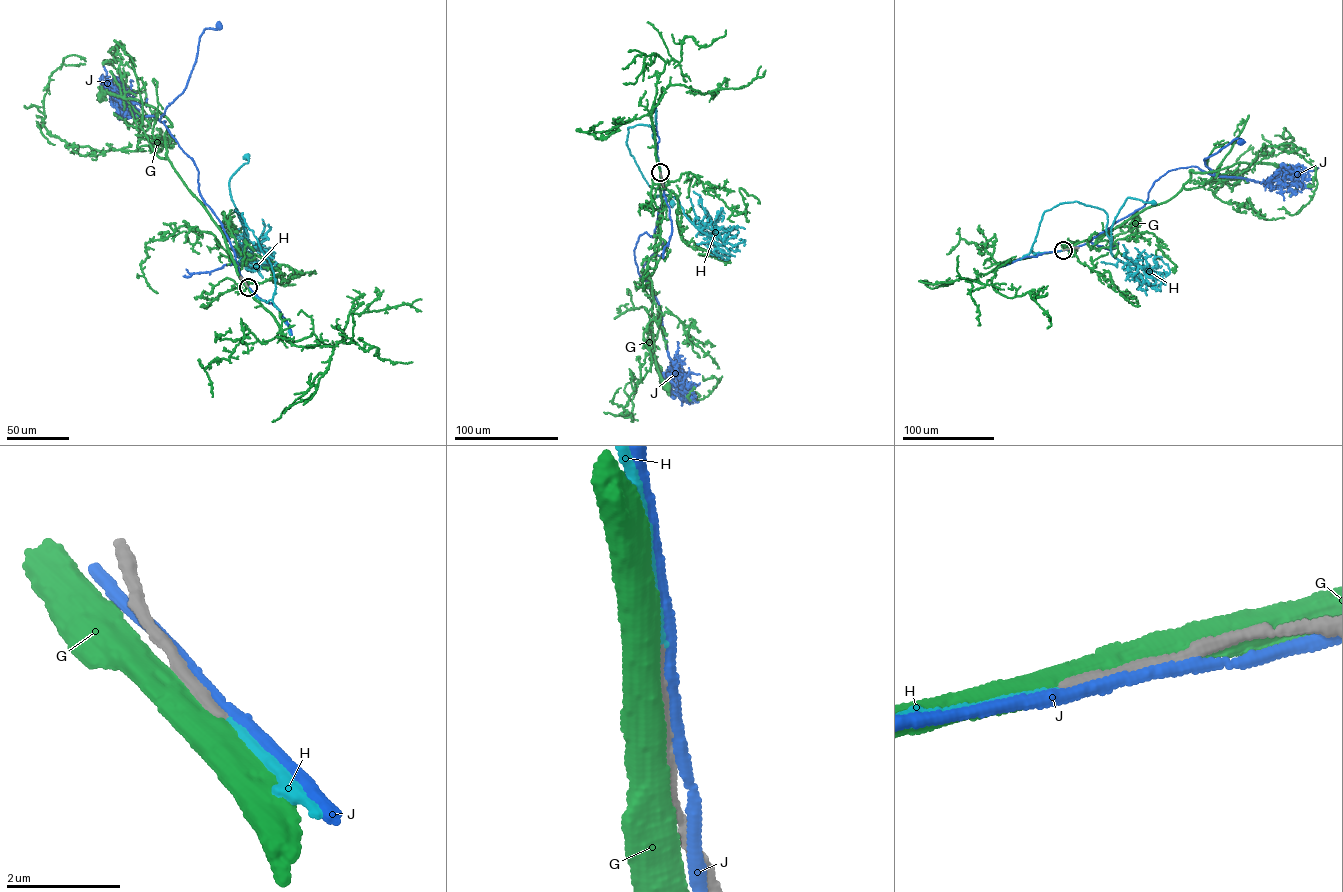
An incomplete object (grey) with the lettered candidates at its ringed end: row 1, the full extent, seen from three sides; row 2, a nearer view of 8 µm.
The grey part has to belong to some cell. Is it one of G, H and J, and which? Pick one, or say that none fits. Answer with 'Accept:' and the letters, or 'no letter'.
Accept: H

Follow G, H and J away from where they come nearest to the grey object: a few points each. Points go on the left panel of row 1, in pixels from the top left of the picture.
G: (247, 286), (222, 233), (167, 157), (165, 133), (172, 126), (167, 119), (135, 98), (106, 91), (101, 95)
H: (248, 287), (267, 302), (276, 286), (269, 260), (235, 209), (246, 240), (229, 191), (247, 157)
J: (247, 286), (221, 222), (200, 196), (194, 161), (159, 120), (186, 86), (204, 29), (218, 26)

